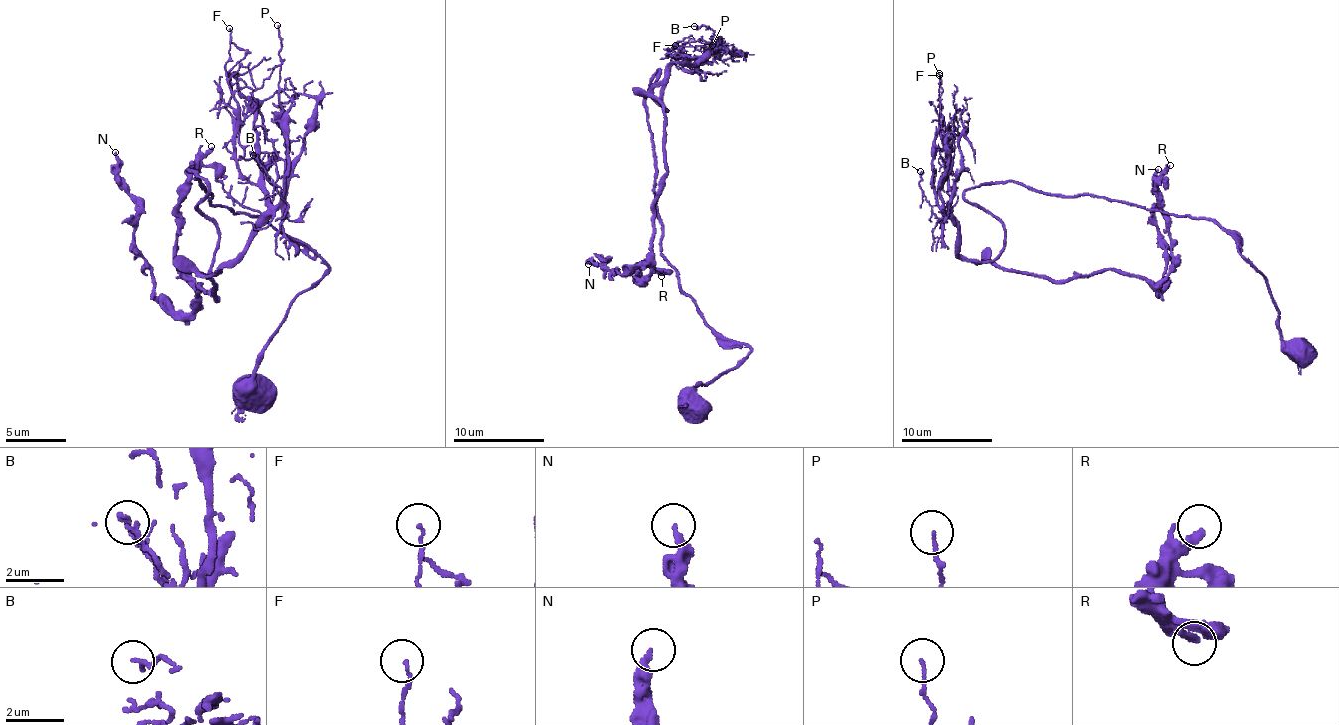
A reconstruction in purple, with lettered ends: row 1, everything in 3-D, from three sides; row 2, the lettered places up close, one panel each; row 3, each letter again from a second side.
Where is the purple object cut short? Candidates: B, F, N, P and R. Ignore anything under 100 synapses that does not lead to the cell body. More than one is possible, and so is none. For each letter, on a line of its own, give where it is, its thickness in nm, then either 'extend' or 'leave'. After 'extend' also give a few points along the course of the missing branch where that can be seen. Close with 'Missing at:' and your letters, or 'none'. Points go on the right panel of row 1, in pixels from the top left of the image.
B: (920, 171) | 160 nm | leave
F: (939, 75) | 90 nm | leave
N: (1158, 169) | 240 nm | leave
P: (939, 73) | 100 nm | leave
R: (1170, 165) | 260 nm | leave
Missing at: none

